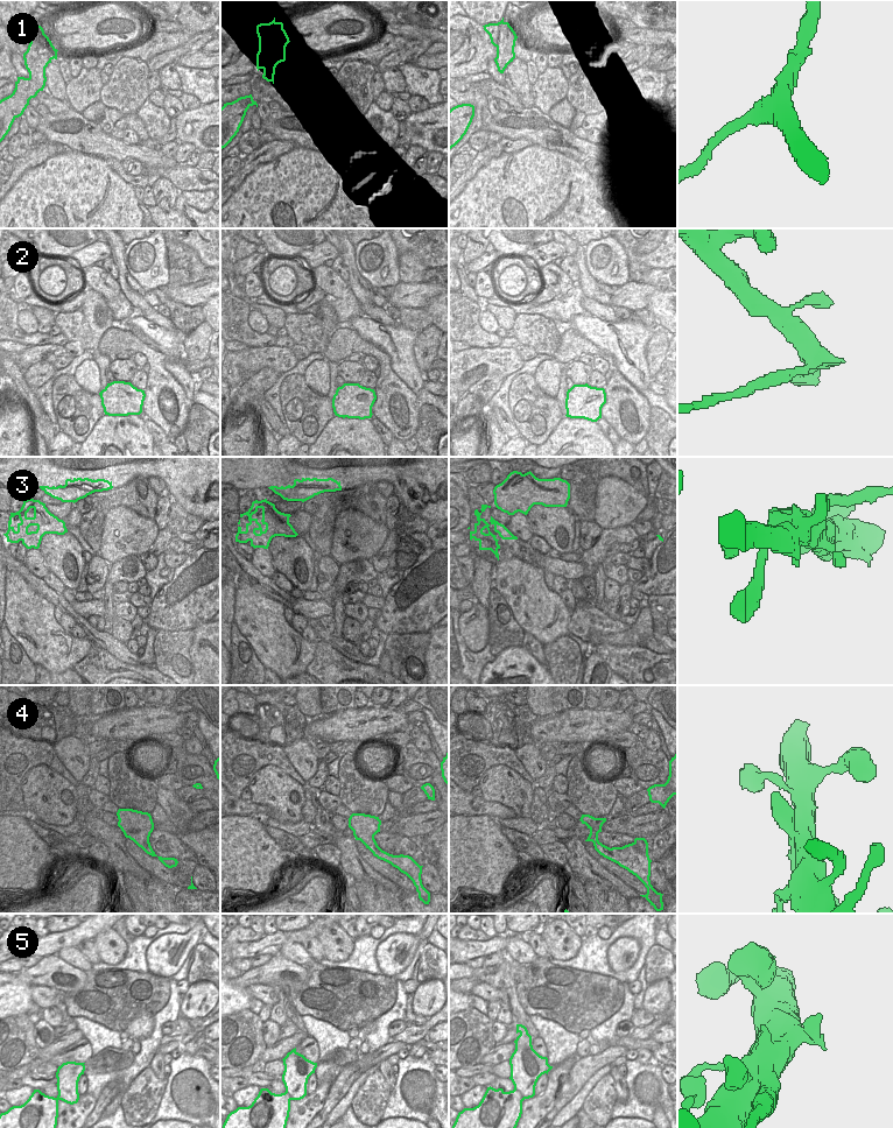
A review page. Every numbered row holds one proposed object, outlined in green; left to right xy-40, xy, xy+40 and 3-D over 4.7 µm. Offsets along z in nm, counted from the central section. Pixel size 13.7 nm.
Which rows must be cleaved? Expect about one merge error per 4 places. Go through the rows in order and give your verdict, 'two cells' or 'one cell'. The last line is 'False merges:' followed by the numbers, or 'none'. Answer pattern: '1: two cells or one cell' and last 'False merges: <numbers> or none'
1: one cell
2: two cells
3: one cell
4: one cell
5: two cells
False merges: 2, 5

